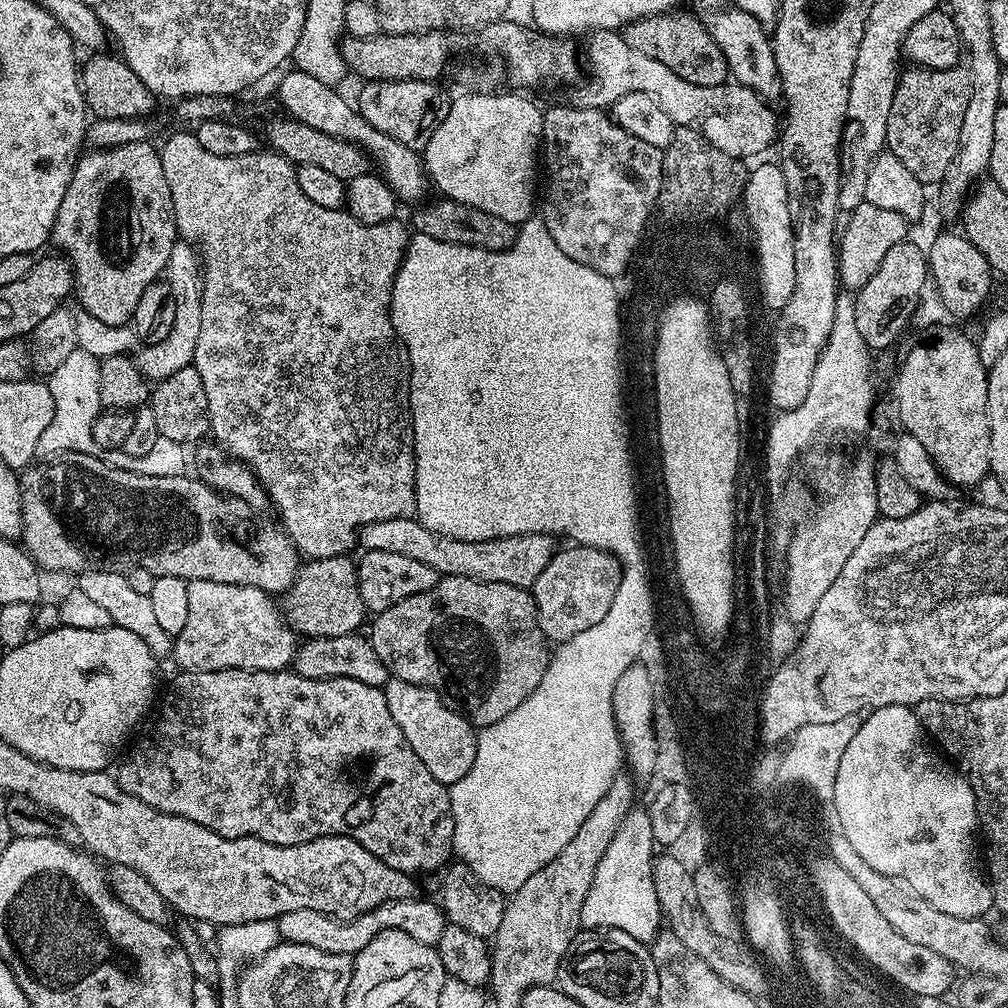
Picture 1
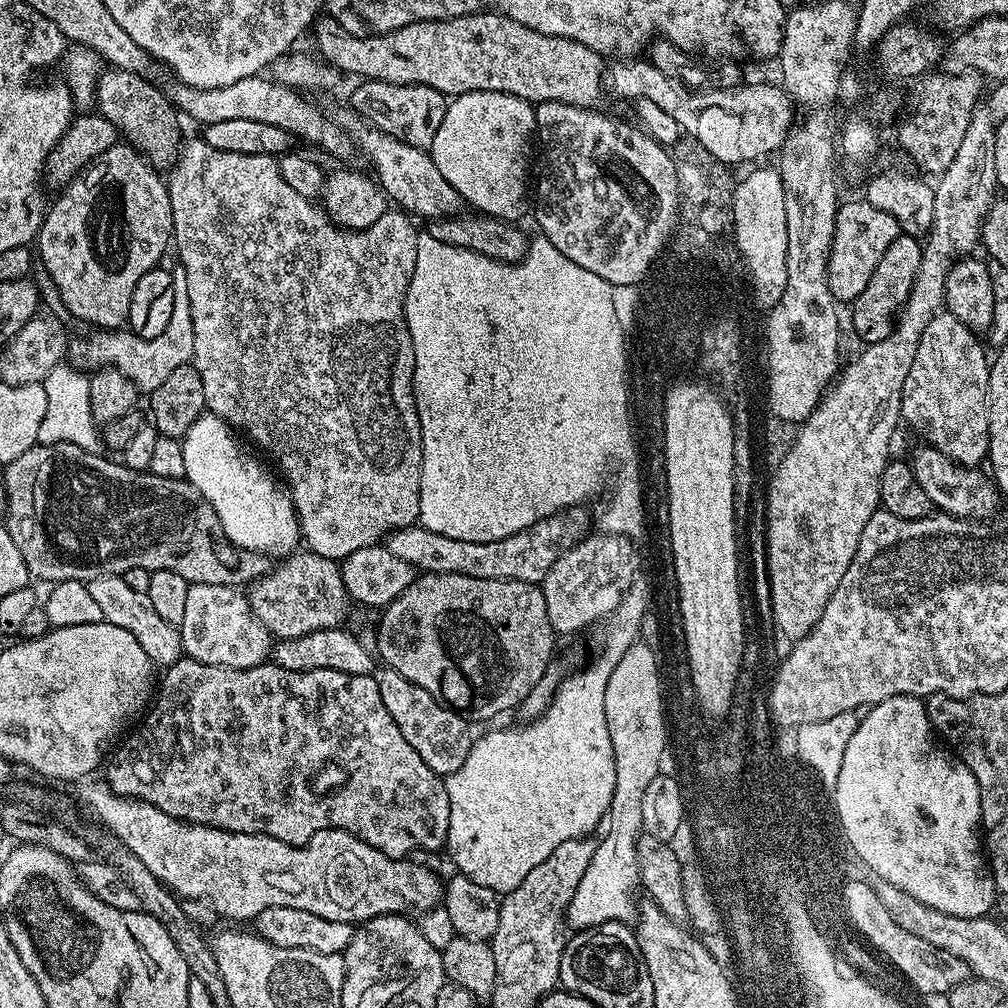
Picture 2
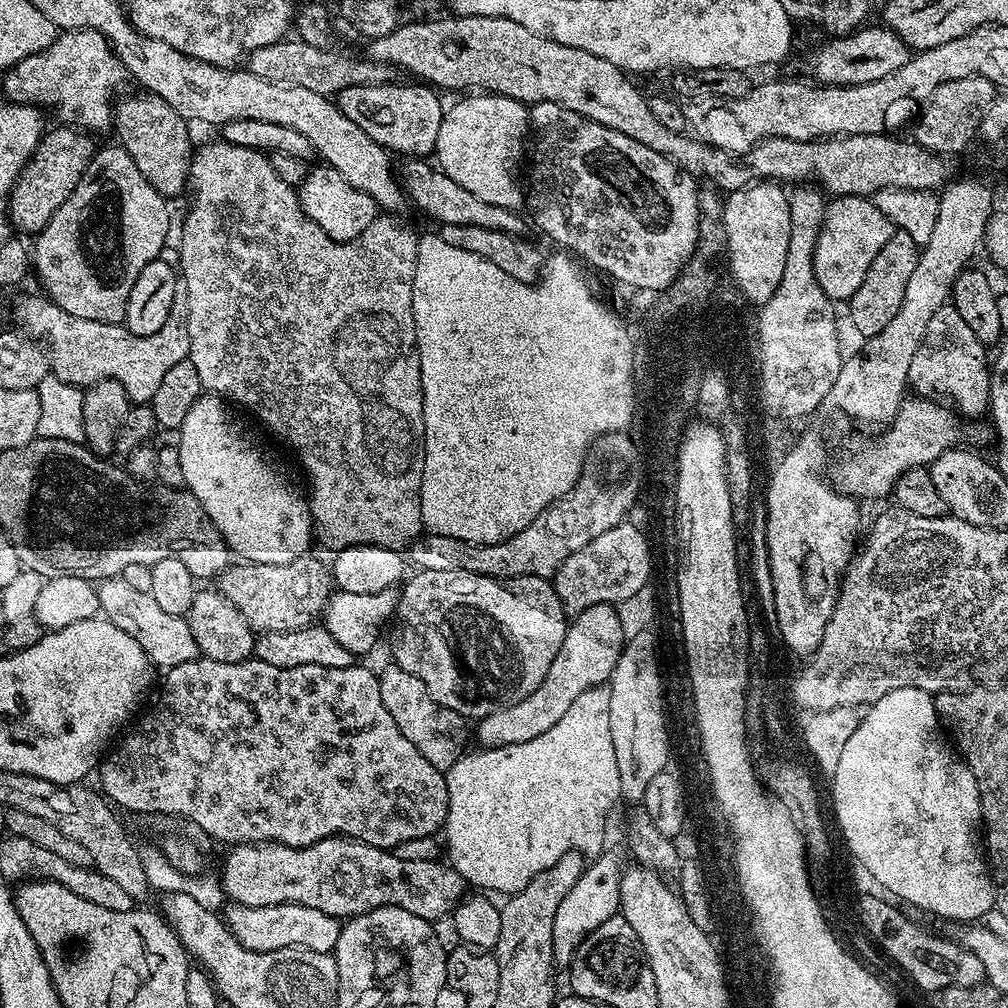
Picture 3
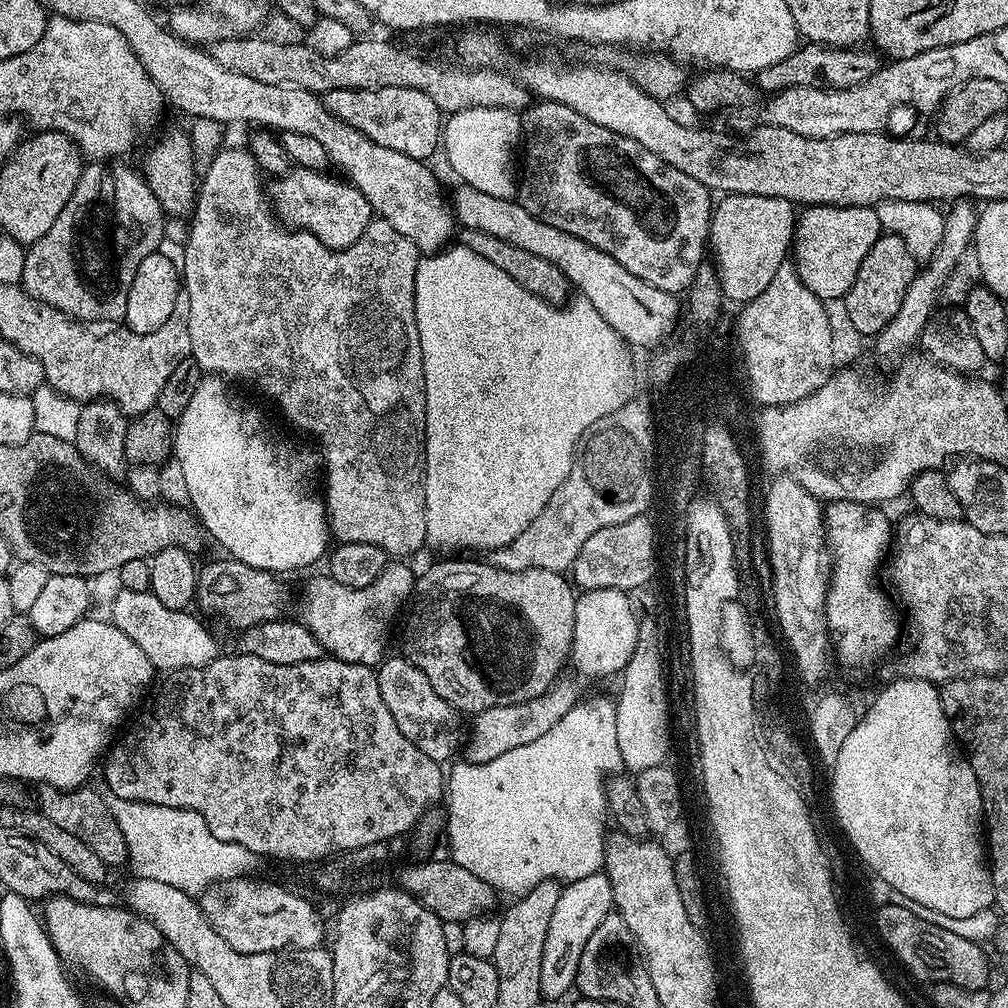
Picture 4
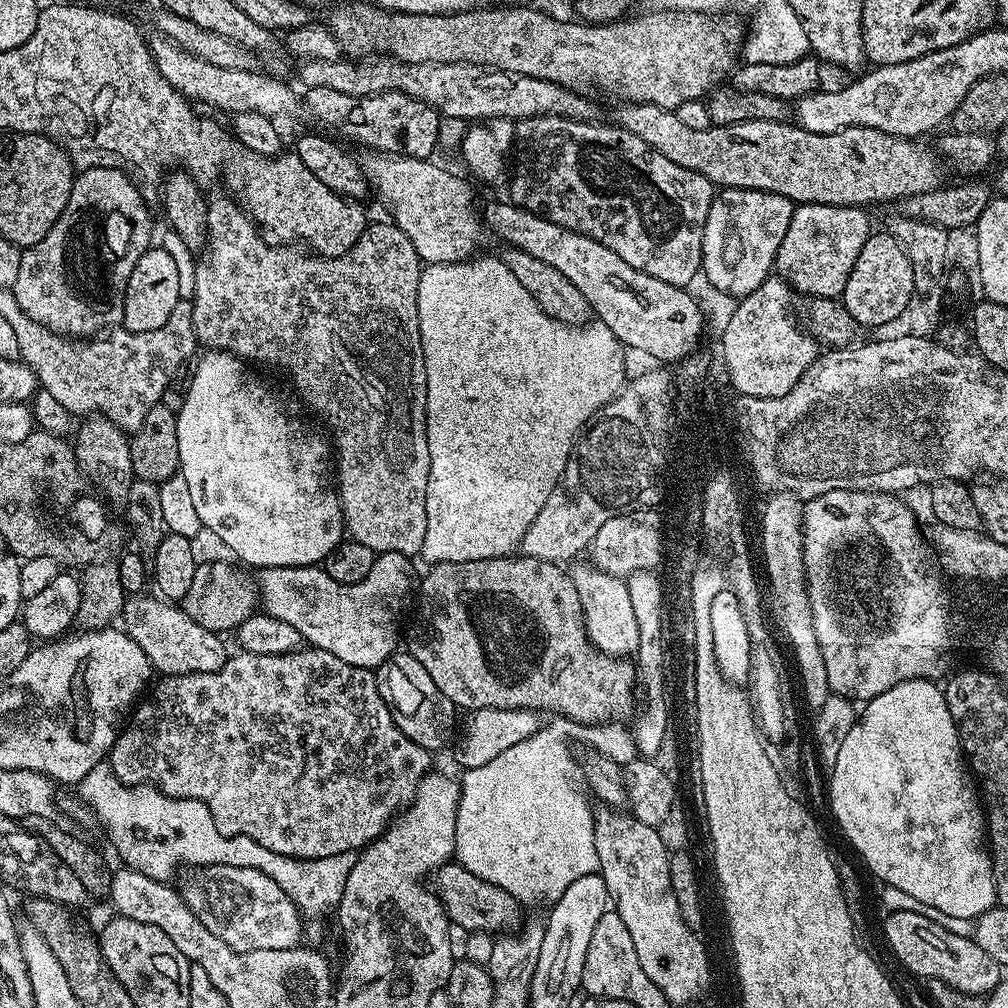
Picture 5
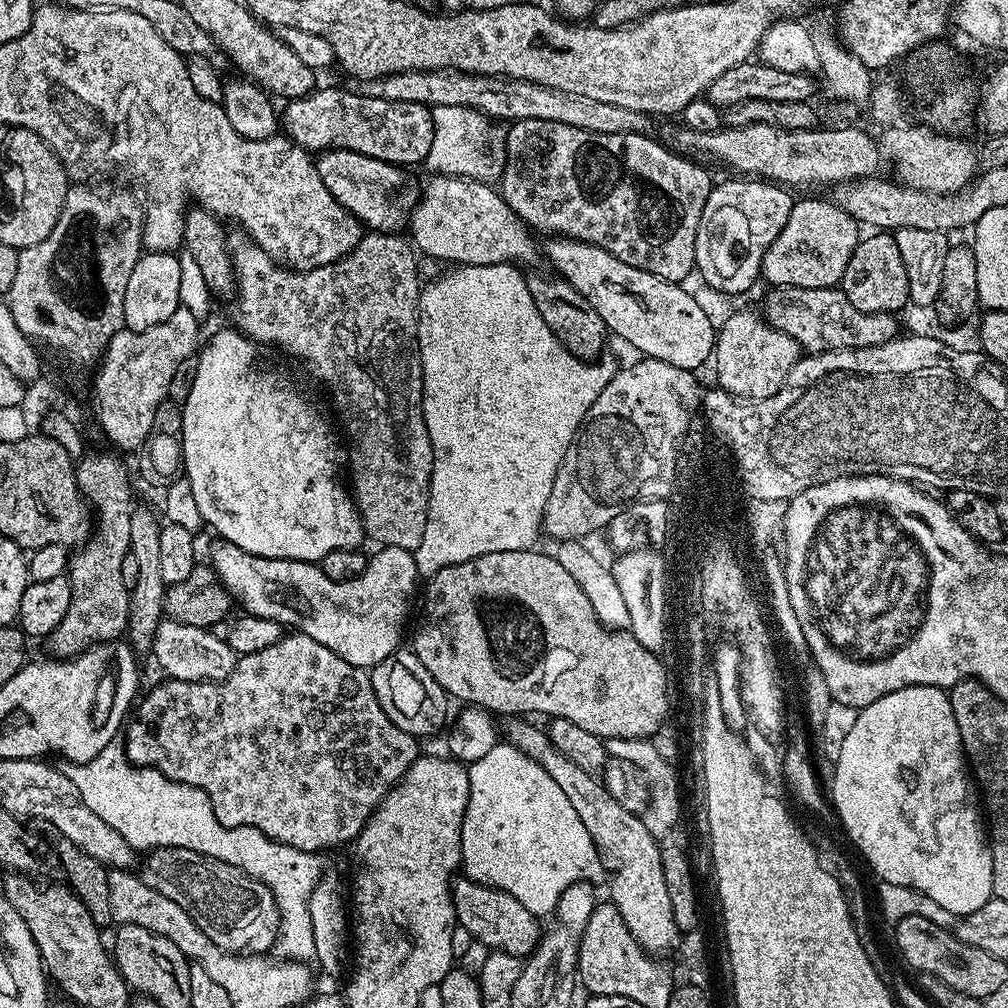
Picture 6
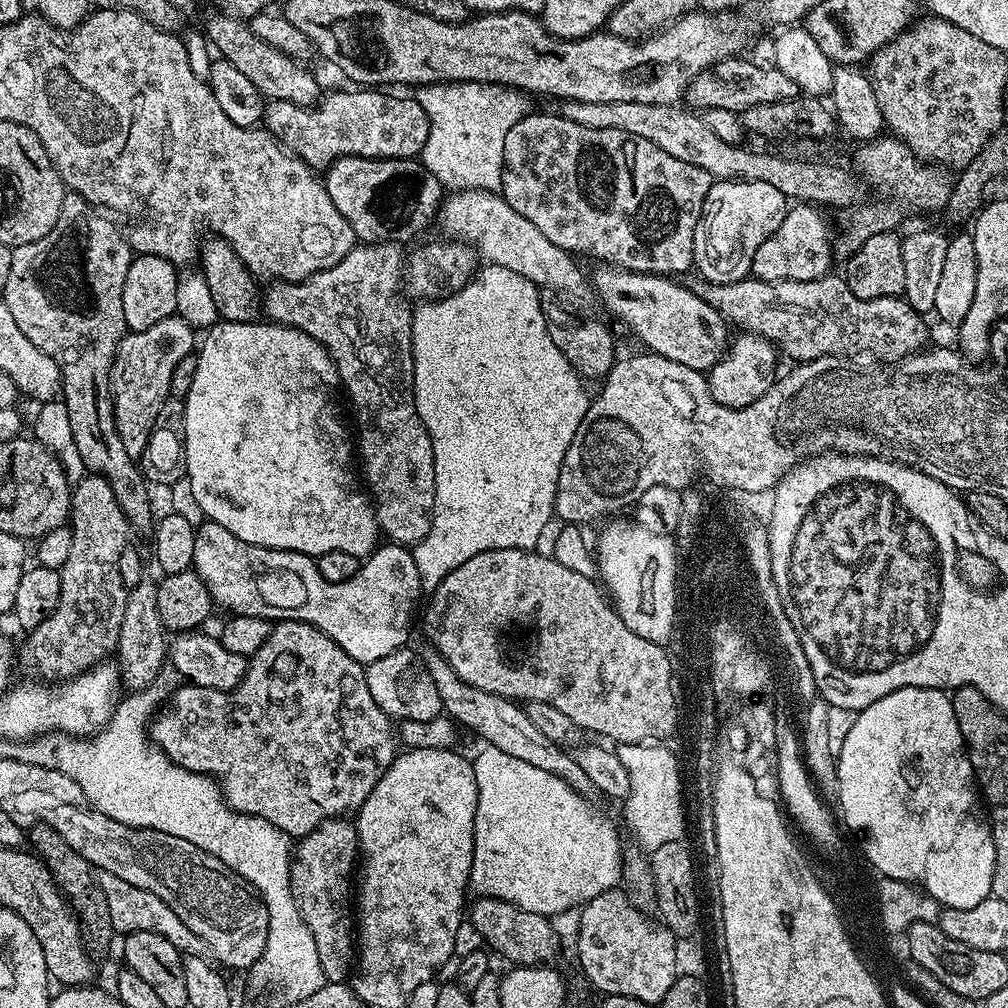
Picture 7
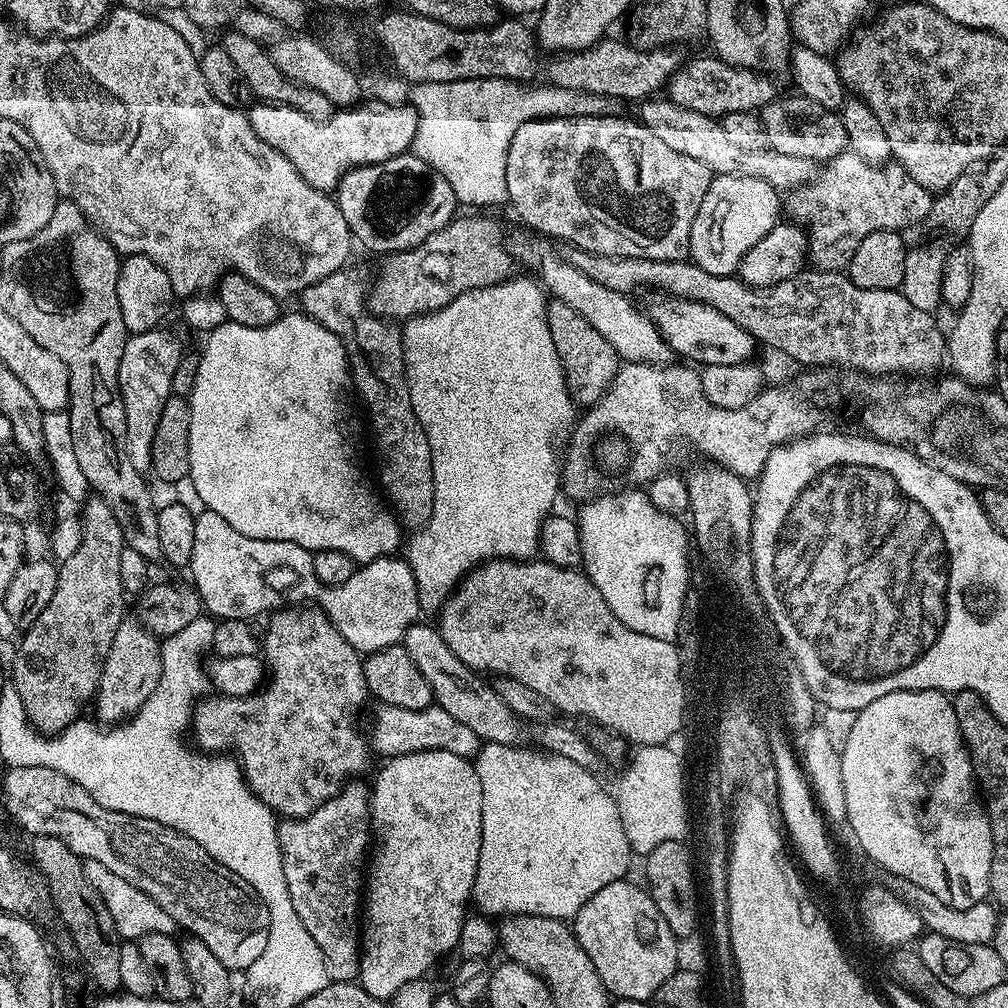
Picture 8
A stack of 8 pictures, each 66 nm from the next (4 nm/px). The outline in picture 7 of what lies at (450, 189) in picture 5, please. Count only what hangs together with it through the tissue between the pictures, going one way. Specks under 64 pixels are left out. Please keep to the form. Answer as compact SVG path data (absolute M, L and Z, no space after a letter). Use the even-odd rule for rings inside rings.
M469 188L453 191L440 205L438 228L439 224L441 230L444 231L441 233L447 239L458 240L461 244L476 249L477 257L481 261L497 264L506 270L514 270L514 274L522 274L522 278L526 278L541 290L554 292L565 298L589 295L590 284L586 279L585 272L583 274L579 266L576 265L577 257L571 252L554 246L554 242L550 242L550 238L546 238L546 234L542 234L542 230L538 230L538 226L534 226L534 222L522 218L522 214L518 214L518 210L514 210L514 206L510 206L504 201L503 195L486 190L470 190Z

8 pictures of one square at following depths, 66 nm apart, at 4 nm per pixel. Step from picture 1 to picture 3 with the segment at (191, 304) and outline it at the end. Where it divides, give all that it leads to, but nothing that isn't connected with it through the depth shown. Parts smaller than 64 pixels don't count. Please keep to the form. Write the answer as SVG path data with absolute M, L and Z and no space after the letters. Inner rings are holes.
M183 290L174 294L174 306L170 306L170 318L162 325L162 330L149 336L134 334L127 326L74 318L74 314L66 314L66 310L47 295L39 295L18 297L12 316L17 329L27 330L43 341L50 353L50 372L62 382L87 386L103 380L117 380L122 382L132 404L148 404L154 398L154 390L162 383L162 377L177 362L188 359L188 294Z

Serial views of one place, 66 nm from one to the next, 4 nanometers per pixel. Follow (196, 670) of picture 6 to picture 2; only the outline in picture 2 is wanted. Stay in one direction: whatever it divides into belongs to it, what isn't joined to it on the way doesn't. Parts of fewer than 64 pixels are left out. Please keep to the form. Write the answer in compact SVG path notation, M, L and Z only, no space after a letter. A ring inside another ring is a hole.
M103 576L87 581L90 595L94 602L102 610L104 620L114 626L122 626L122 630L130 630L134 638L138 638L138 646L146 650L146 654L152 659L153 665L167 670L176 660L181 659L184 647L177 625L164 621L154 610L147 592L133 590L131 586L126 586L123 576Z

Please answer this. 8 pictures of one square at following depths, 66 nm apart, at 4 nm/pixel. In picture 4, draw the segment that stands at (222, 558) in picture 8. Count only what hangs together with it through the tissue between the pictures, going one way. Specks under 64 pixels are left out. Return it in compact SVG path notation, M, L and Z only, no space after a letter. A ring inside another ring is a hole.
M390 562L382 574L364 588L343 586L326 574L312 579L306 586L306 599L298 613L300 622L311 630L331 657L368 667L379 665L386 654L384 644L390 628L415 591L415 571L404 564L407 563Z

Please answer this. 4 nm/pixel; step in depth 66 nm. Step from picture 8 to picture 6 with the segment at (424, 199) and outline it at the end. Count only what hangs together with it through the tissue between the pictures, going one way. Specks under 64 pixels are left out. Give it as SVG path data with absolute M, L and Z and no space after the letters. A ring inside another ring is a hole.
M330 148L319 153L314 163L326 190L330 190L344 211L359 220L365 229L400 234L409 227L422 191L418 180L416 184L415 178L408 173L411 171L395 162L370 158L349 148Z

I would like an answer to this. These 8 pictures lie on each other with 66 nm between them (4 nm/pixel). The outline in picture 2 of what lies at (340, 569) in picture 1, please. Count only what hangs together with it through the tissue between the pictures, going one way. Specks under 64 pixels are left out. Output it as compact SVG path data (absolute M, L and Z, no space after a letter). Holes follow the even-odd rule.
M310 551L303 555L297 564L295 559L285 559L259 577L246 592L254 614L276 640L302 638L302 634L314 634L314 630L339 628L348 616L350 601L339 563Z

